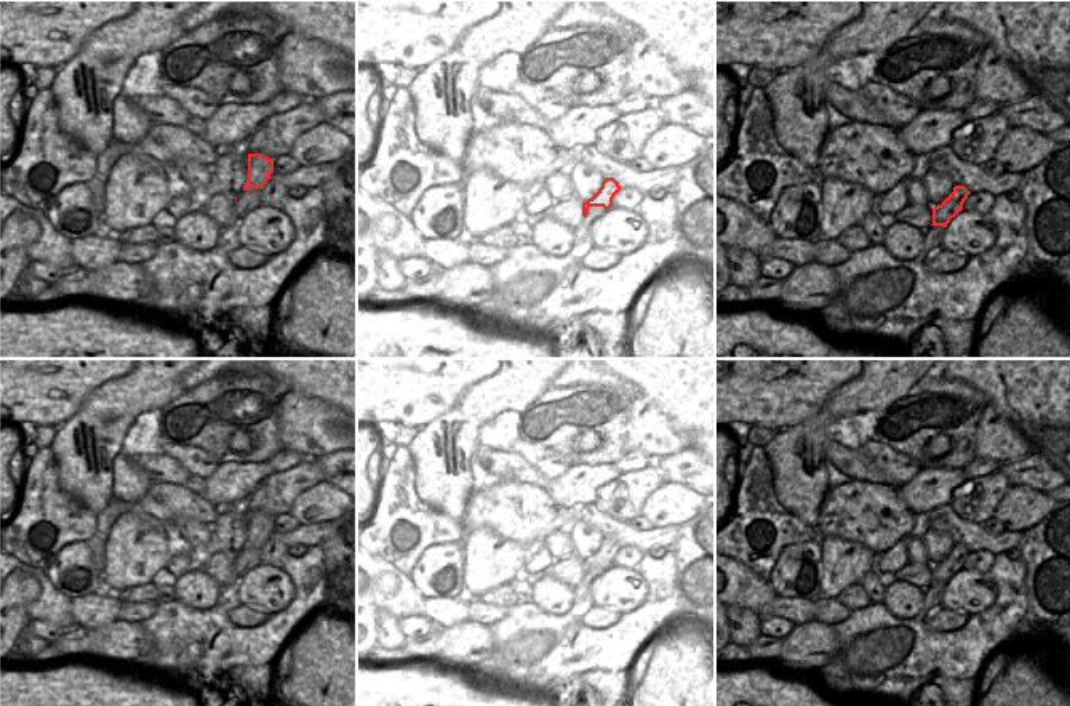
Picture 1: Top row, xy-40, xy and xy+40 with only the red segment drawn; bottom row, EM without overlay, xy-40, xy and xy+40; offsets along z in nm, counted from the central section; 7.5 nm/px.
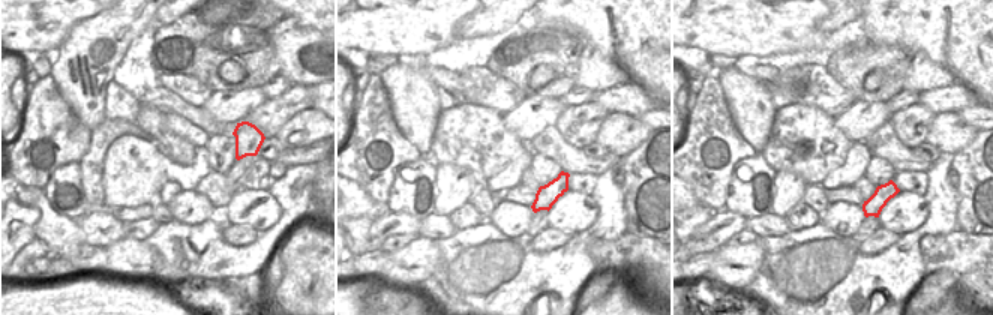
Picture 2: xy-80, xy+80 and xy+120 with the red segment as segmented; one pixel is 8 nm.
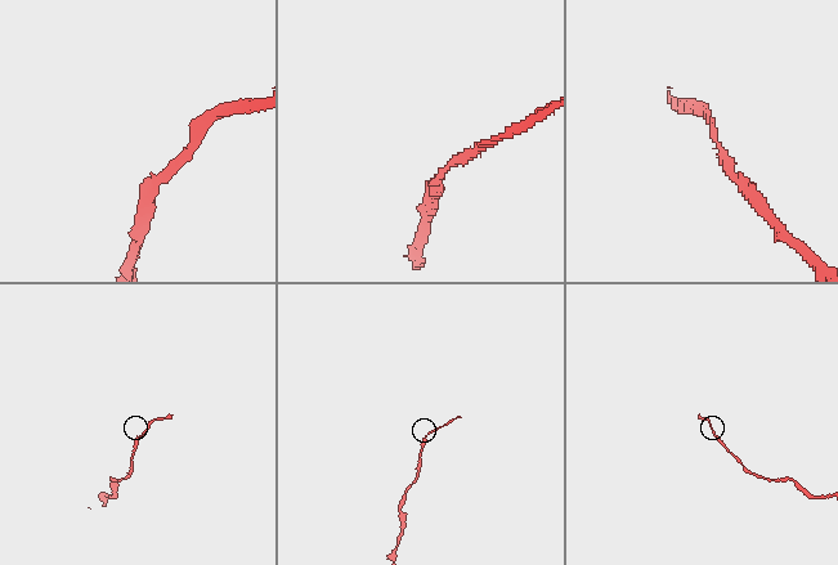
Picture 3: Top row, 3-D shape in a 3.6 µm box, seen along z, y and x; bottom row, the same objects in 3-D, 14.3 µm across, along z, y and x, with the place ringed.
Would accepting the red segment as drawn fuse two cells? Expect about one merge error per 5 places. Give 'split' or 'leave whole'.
leave whole

